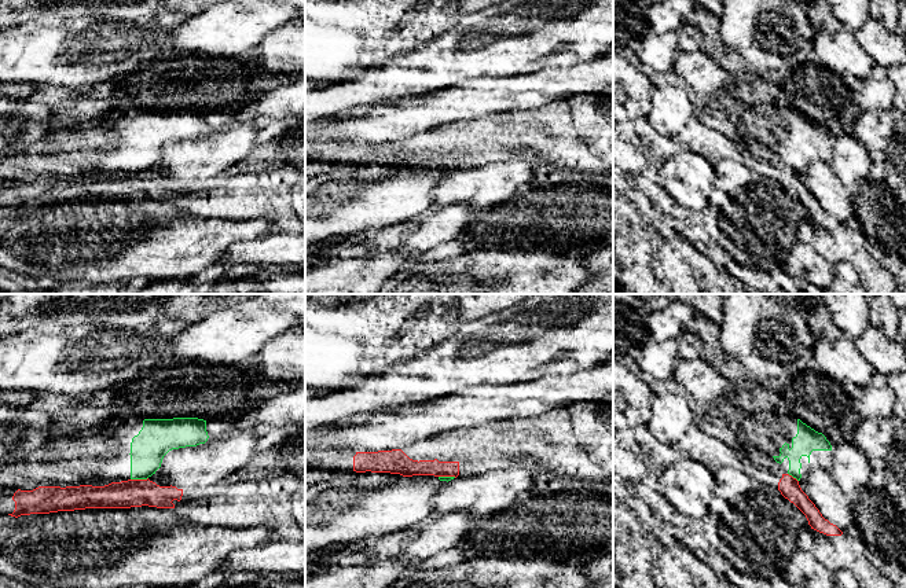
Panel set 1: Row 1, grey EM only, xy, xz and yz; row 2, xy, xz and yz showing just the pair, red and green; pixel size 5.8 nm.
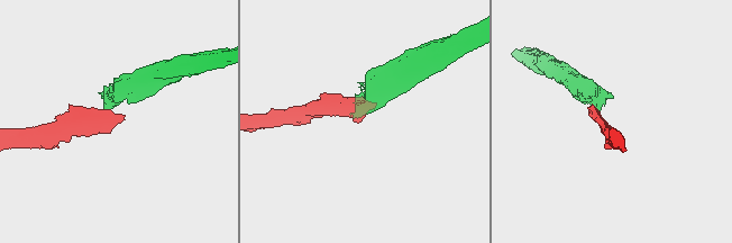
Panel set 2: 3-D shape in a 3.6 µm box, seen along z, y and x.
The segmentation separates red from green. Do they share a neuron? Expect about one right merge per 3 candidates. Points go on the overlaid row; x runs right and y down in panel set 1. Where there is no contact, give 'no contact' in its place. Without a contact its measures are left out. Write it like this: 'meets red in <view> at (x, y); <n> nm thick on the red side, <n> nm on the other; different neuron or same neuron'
meets red in xy at (139, 480); 160 nm thick on the red side, 200 nm on the other; different neuron

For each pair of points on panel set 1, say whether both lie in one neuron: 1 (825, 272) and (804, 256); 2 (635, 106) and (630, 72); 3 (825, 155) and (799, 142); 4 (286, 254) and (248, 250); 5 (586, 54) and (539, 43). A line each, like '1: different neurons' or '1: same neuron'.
1: same neuron
2: same neuron
3: same neuron
4: same neuron
5: same neuron

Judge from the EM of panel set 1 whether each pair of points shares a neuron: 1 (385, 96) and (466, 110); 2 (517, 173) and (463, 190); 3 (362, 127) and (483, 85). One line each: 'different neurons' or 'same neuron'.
1: different neurons
2: same neuron
3: same neuron

